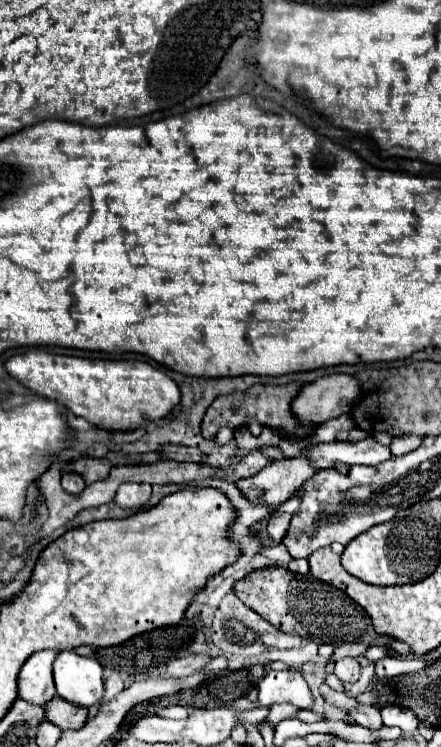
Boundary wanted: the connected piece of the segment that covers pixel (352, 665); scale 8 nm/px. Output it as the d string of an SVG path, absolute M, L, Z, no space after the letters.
M345 657L345 659L339 659L335 663L335 675L343 681L343 683L355 683L359 679L359 671L361 671L361 665L357 659L353 657Z

